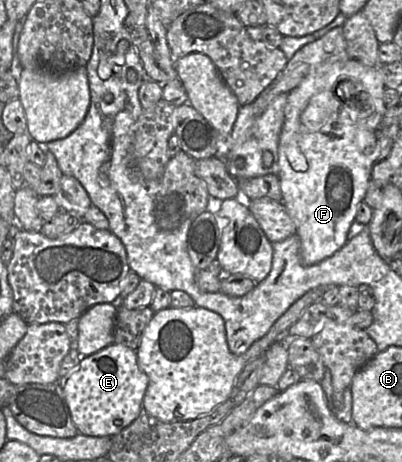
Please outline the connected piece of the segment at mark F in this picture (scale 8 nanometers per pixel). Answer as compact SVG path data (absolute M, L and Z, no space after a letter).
M349 58L344 62L313 66L300 84L288 93L284 110L284 123L282 125L278 142L278 178L282 193L281 202L295 224L295 234L300 239L300 261L304 266L315 265L332 256L348 240L350 226L355 221L357 207L359 203L363 201L371 179L372 167L377 161L376 146L379 139L378 131L380 130L380 124L386 111L383 99L384 88L385 84L381 65L379 67L370 67L362 64L356 59Z

